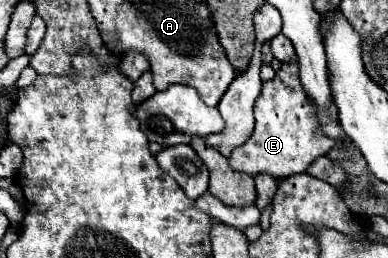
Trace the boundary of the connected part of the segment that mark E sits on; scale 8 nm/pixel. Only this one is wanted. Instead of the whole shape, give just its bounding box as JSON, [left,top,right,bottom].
[228,57,338,179]

